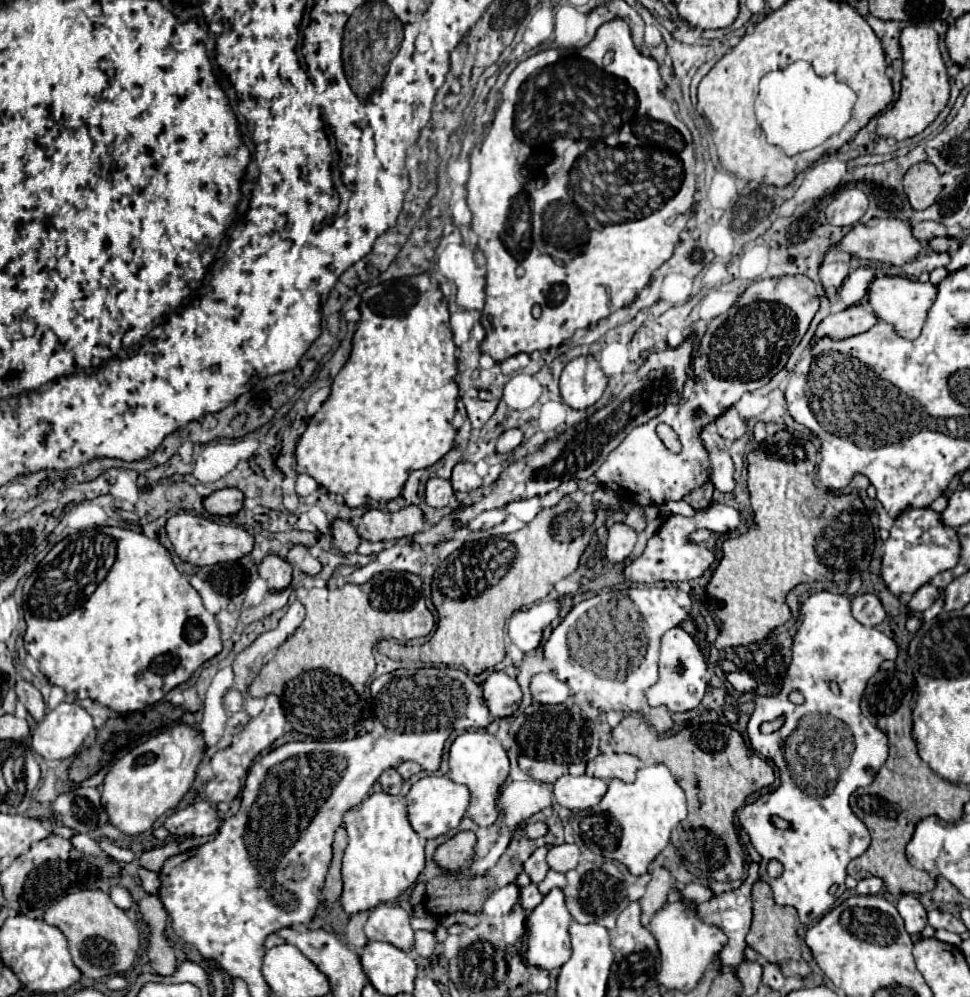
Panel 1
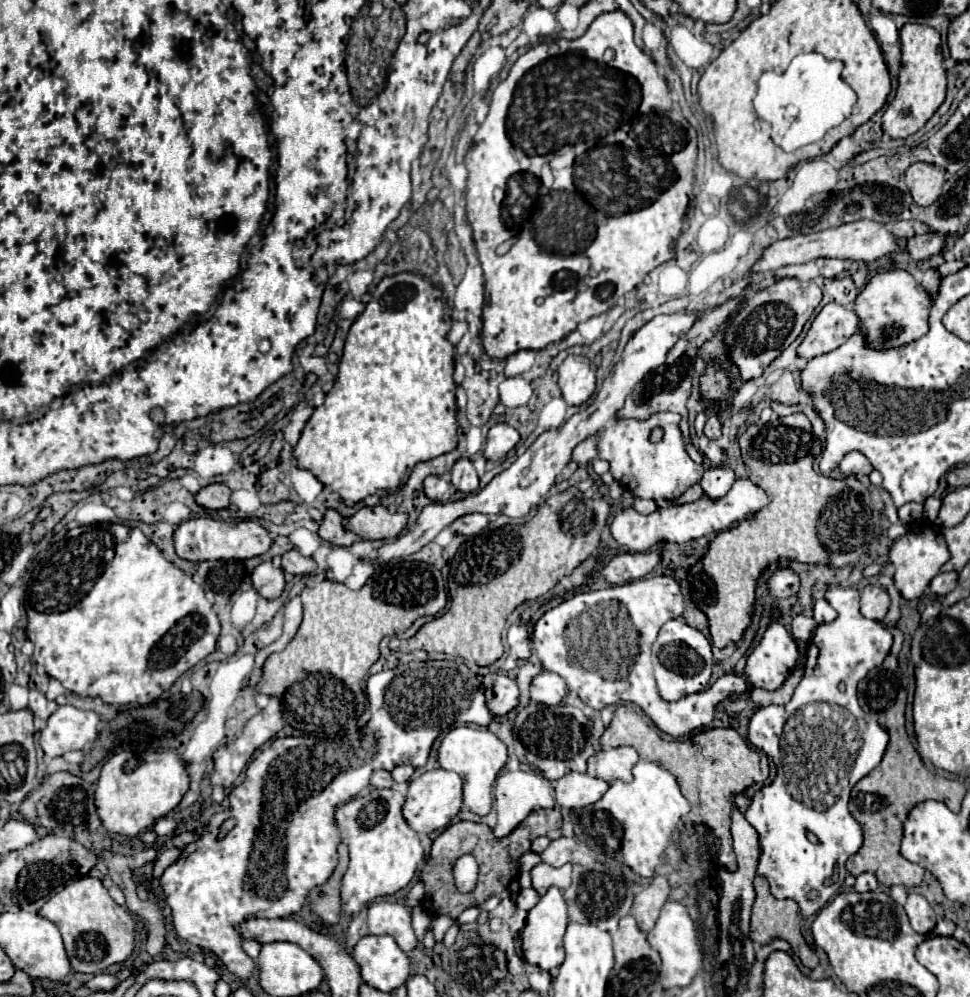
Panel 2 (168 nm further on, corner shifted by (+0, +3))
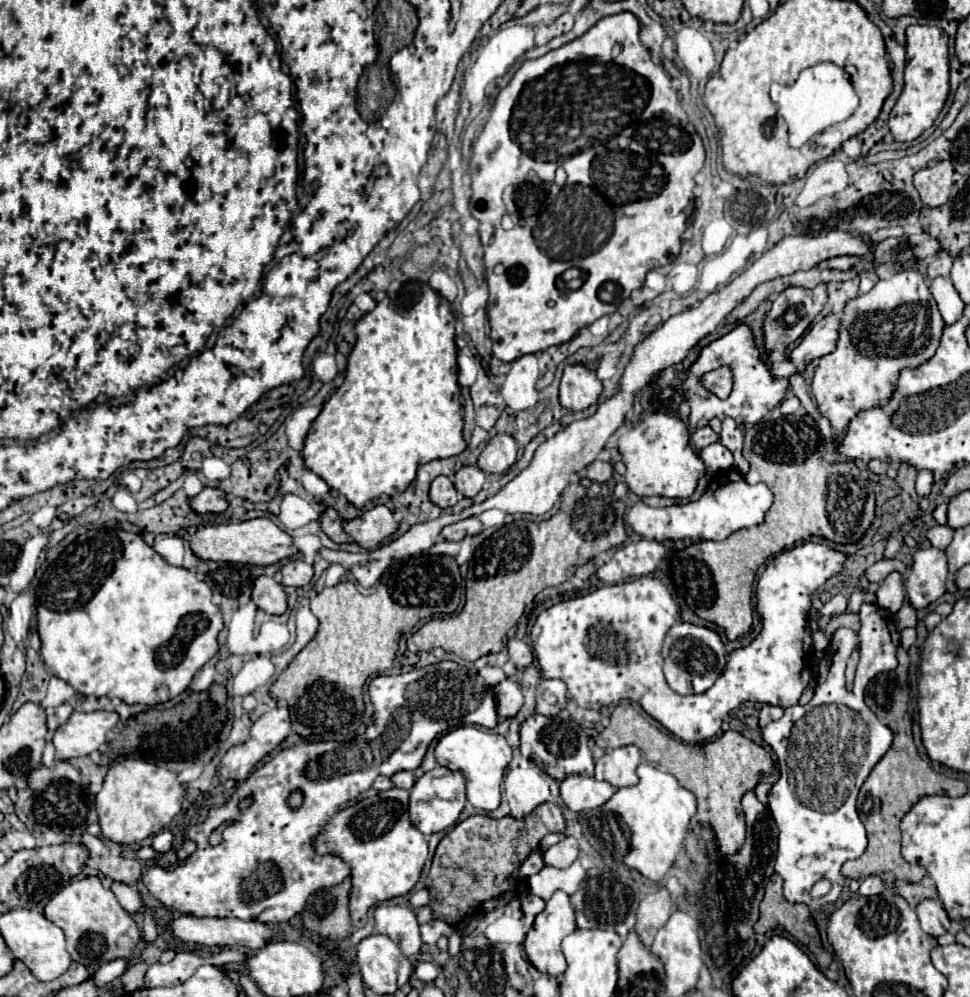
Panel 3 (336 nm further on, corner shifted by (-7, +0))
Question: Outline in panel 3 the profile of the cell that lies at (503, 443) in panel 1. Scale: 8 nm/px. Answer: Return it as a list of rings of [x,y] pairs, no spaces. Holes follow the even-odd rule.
[[[497,433],[487,441],[487,447],[479,455],[479,469],[485,473],[507,473],[507,469],[515,463],[519,443],[515,441],[513,435],[507,433]]]

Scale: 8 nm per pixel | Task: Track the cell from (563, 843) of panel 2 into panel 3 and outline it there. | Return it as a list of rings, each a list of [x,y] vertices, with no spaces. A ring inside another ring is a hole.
[[[565,837],[563,841],[559,841],[557,845],[549,847],[545,853],[543,853],[543,859],[547,865],[551,867],[559,867],[559,869],[565,869],[569,867],[579,855],[579,847],[577,847],[577,839],[573,837]]]

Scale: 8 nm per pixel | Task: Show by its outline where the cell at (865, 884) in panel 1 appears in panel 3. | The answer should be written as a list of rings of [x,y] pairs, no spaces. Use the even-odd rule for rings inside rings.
[[[871,875],[871,877],[867,877],[867,879],[861,883],[861,887],[859,887],[859,895],[863,895],[863,897],[871,897],[871,895],[879,895],[883,889],[885,889],[883,881],[881,881],[879,877]]]

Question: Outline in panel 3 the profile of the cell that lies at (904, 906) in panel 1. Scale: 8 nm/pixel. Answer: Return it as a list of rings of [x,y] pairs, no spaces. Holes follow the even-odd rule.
[[[923,899],[917,907],[917,917],[921,921],[921,929],[931,935],[931,937],[939,937],[943,935],[947,929],[943,923],[947,923],[947,917],[945,917],[945,909],[939,901],[935,899]]]

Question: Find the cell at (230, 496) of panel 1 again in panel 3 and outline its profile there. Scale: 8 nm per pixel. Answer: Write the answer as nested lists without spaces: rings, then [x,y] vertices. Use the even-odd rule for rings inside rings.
[[[205,487],[199,495],[195,495],[191,499],[191,507],[205,515],[205,513],[223,513],[227,509],[227,493],[223,489],[217,489],[217,487]]]

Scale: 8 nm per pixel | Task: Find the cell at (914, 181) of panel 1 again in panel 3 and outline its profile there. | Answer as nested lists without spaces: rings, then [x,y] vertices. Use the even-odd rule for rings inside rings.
[[[939,161],[937,165],[925,167],[915,173],[913,183],[927,207],[939,207],[947,203],[953,185],[953,165],[949,161]]]

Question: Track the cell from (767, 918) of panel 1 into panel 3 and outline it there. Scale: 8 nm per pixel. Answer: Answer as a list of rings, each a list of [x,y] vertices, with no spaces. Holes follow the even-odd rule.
[[[773,875],[769,879],[765,887],[765,897],[761,901],[761,917],[755,923],[755,931],[767,933],[769,929],[783,927],[785,931],[795,933],[797,939],[813,951],[813,955],[817,957],[817,965],[821,969],[827,969],[831,965],[831,953],[823,949],[813,921],[807,921],[807,917],[811,917],[809,909],[803,903],[787,903],[781,883],[783,881],[779,875]]]

